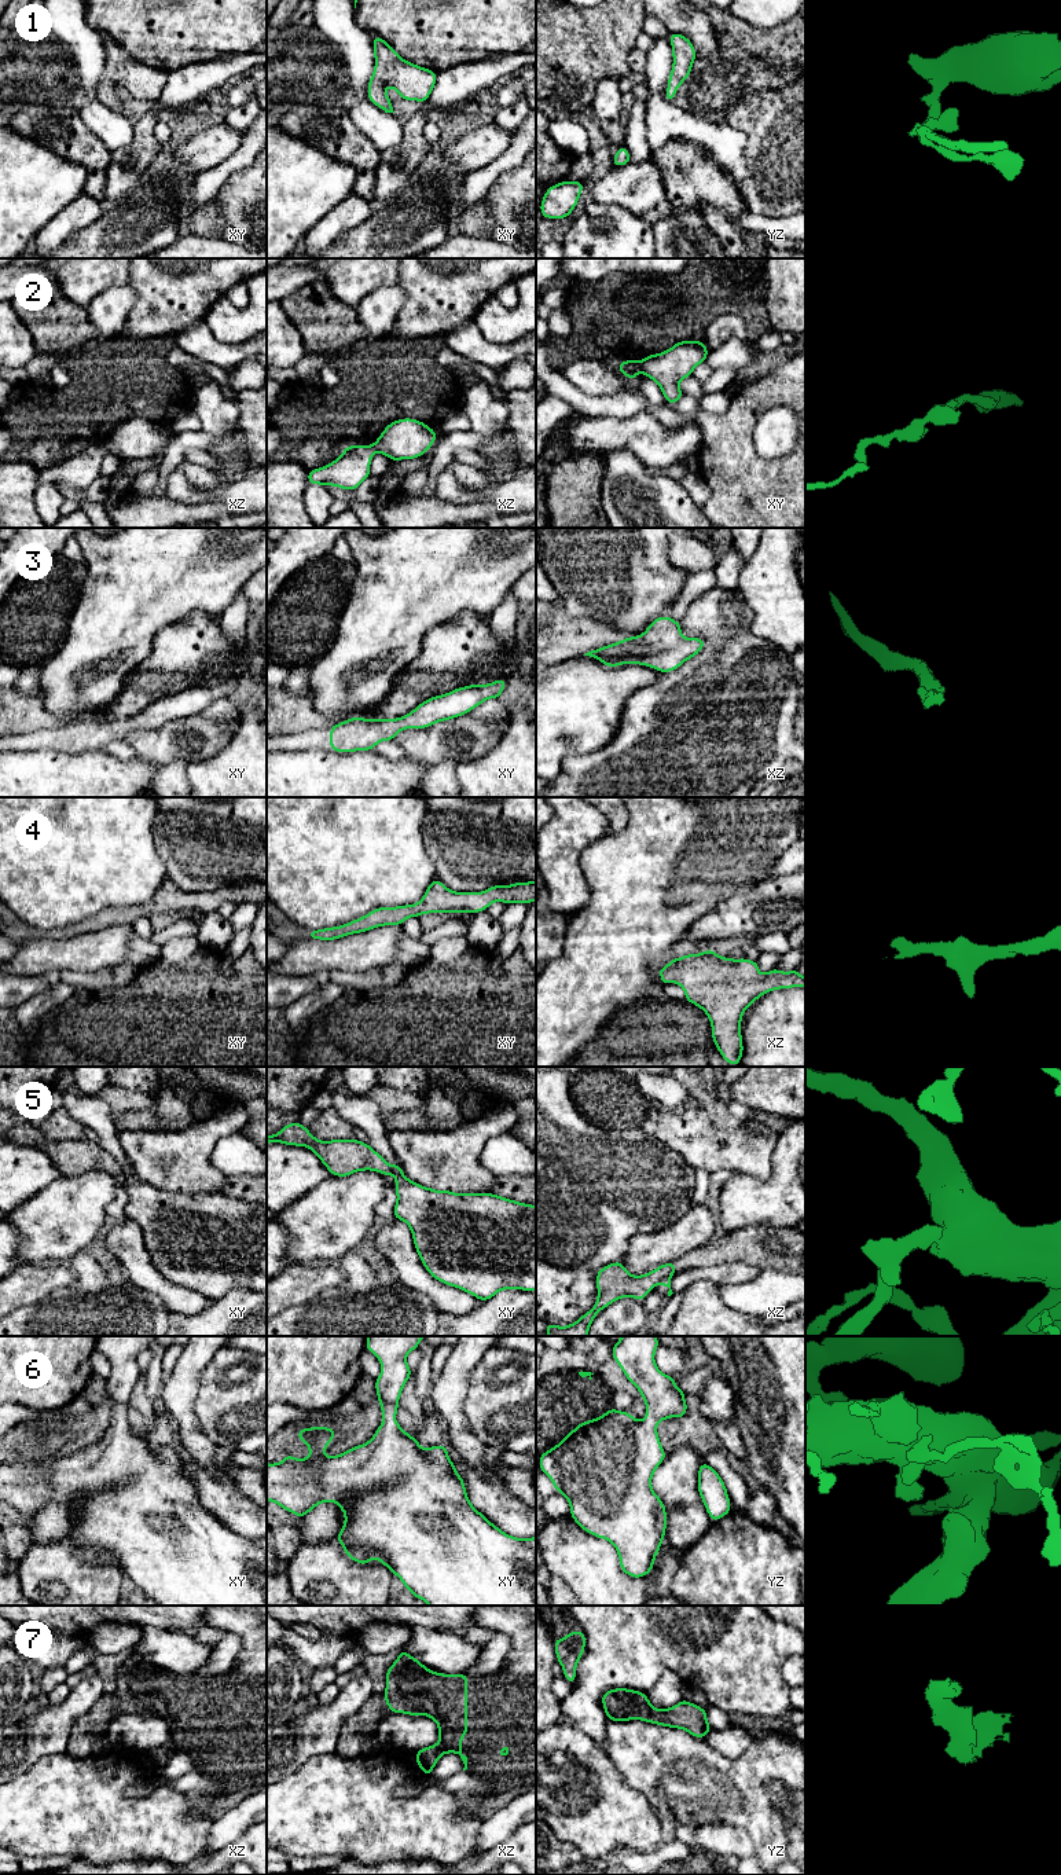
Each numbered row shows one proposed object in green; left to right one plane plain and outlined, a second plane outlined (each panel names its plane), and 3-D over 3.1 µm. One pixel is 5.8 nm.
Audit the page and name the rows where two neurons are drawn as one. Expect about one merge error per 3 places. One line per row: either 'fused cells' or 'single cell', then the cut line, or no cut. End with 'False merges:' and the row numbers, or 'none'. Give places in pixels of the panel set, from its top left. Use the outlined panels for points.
1: single cell | no cut
2: fused cells | xy (642, 362), (639, 370)
3: single cell | no cut
4: single cell | no cut
5: fused cells | xy (392, 1166), (393, 1174)
6: single cell | no cut
7: single cell | no cut
False merges: 2, 5

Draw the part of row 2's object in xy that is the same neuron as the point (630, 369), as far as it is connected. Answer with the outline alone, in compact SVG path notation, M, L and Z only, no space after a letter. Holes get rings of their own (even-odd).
M625 360L616 366L628 379L634 381L642 368L642 360Z

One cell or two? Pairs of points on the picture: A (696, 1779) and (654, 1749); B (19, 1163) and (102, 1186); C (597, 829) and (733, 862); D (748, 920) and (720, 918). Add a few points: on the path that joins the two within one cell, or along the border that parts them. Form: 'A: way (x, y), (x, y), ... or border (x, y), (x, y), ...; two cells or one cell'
A: way (686, 1773), (672, 1767), (664, 1758); one cell
B: border (63, 1175), (35, 1193); two cells
C: border (609, 832), (590, 841), (582, 850); two cells
D: way (741, 918), (727, 918); one cell

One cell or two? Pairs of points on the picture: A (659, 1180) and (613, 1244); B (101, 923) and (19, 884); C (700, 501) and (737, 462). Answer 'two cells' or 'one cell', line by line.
A: one cell
B: two cells
C: two cells

